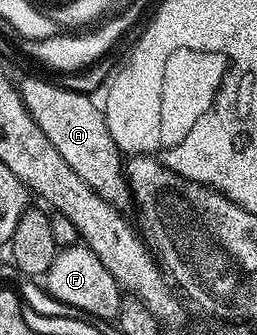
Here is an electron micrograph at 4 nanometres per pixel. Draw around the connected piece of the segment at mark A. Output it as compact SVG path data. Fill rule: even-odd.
M28 77L18 85L26 110L33 115L48 141L63 156L65 163L83 179L88 187L119 211L131 206L132 194L129 180L125 176L122 155L108 131L105 114L85 93L70 92L36 77Z

